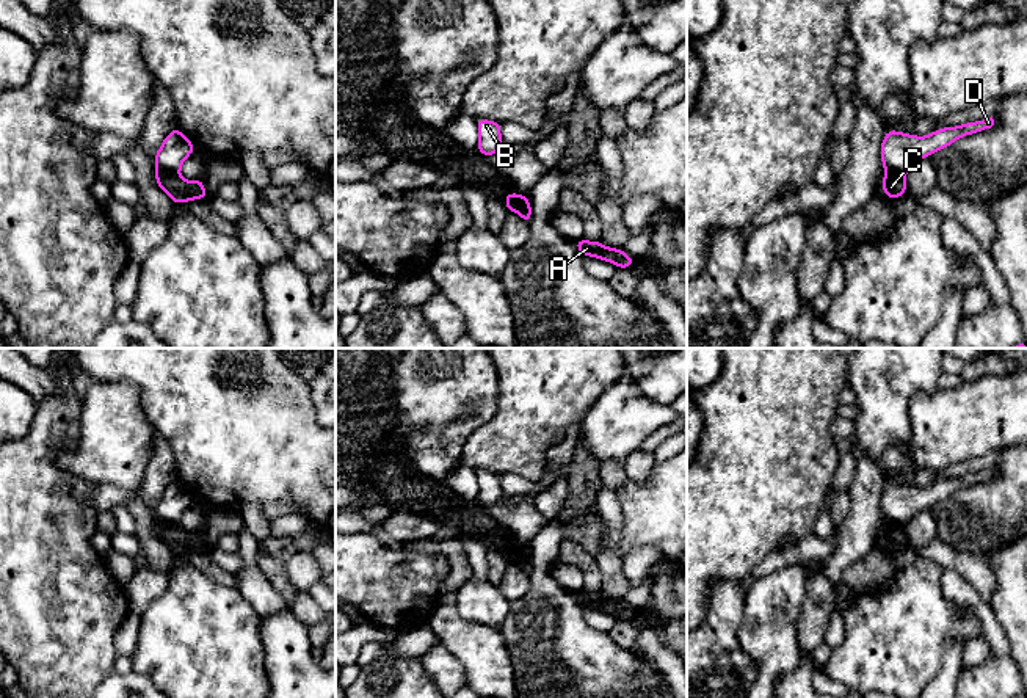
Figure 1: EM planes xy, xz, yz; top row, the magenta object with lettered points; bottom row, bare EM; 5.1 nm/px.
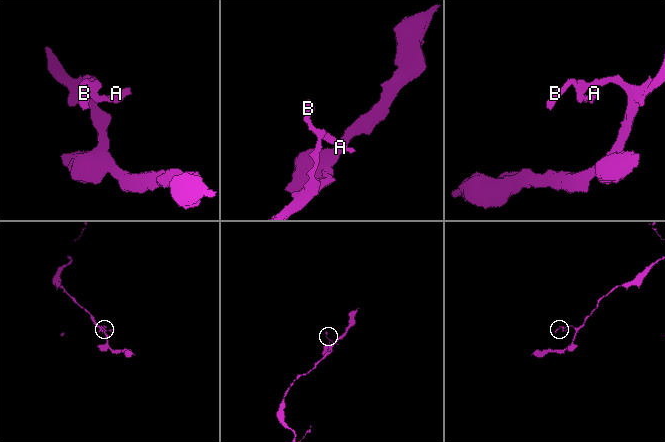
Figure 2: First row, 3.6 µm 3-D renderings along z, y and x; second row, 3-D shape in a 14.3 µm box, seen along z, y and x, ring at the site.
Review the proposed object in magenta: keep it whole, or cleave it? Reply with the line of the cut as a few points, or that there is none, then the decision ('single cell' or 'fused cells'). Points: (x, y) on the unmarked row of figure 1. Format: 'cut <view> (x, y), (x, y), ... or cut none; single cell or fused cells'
cut xy (157, 519), (177, 526); fused cells

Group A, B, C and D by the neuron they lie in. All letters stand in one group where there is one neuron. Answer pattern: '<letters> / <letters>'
A C / B D

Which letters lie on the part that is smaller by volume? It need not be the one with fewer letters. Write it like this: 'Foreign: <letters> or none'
Foreign: A, C

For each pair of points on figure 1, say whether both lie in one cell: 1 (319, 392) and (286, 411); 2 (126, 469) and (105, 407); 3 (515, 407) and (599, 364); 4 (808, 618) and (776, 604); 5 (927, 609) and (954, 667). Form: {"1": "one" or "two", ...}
{"1": "two", "2": "one", "3": "one", "4": "two", "5": "two"}

